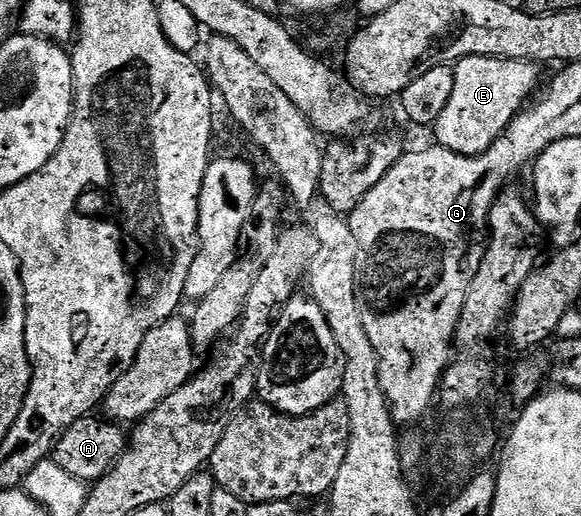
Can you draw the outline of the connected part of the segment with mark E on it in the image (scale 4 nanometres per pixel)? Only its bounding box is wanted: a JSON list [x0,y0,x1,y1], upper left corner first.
[435,57,538,157]

